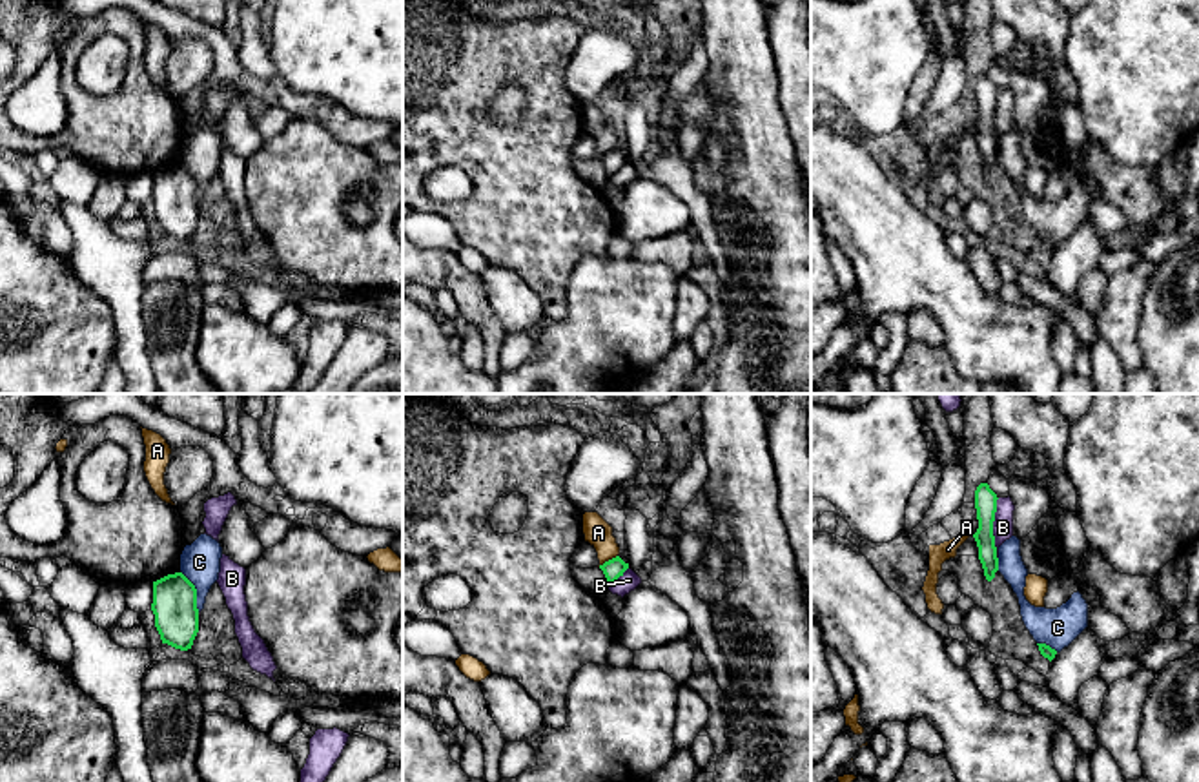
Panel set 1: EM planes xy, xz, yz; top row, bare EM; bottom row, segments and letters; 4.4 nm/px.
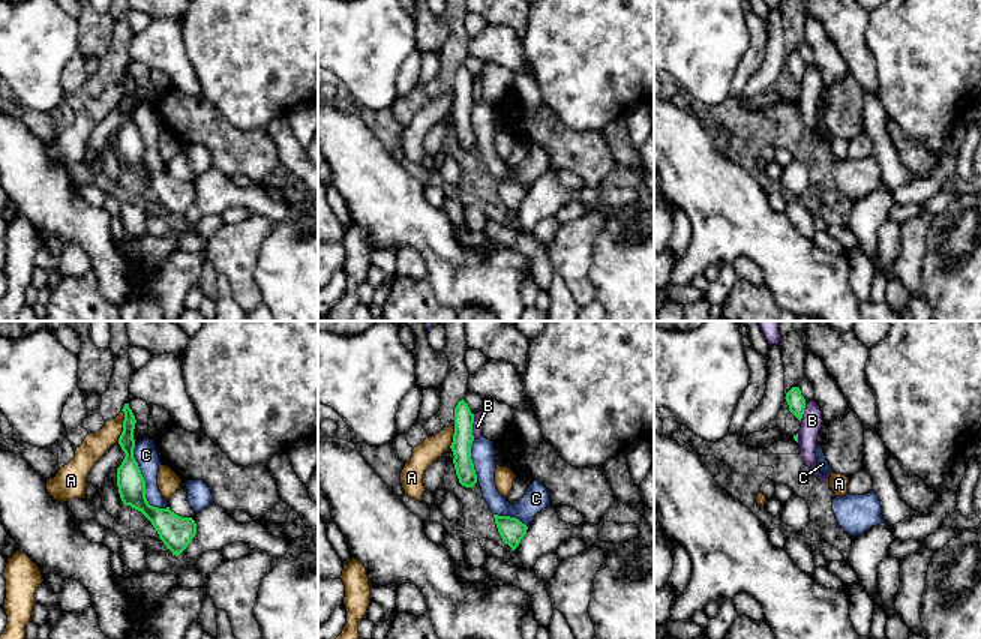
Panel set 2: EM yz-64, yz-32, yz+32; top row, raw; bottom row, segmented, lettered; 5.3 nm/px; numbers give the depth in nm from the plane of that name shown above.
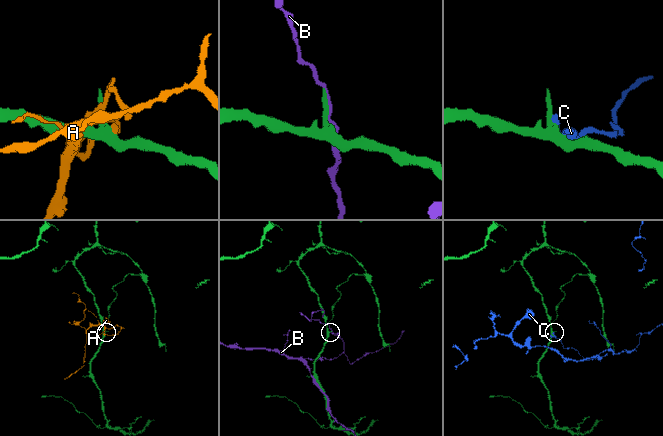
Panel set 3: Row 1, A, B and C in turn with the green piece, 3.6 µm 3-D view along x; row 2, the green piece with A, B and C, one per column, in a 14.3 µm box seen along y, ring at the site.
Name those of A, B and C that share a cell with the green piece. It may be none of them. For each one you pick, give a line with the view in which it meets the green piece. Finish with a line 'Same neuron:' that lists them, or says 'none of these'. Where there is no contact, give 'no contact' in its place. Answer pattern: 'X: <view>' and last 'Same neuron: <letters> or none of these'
Same neuron: none of these

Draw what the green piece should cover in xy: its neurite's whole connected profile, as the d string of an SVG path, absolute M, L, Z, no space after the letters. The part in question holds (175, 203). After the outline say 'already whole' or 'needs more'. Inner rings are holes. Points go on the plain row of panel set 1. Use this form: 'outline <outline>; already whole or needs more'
outline M182 164L153 173L151 202L162 235L191 241L199 224L197 180Z; already whole

